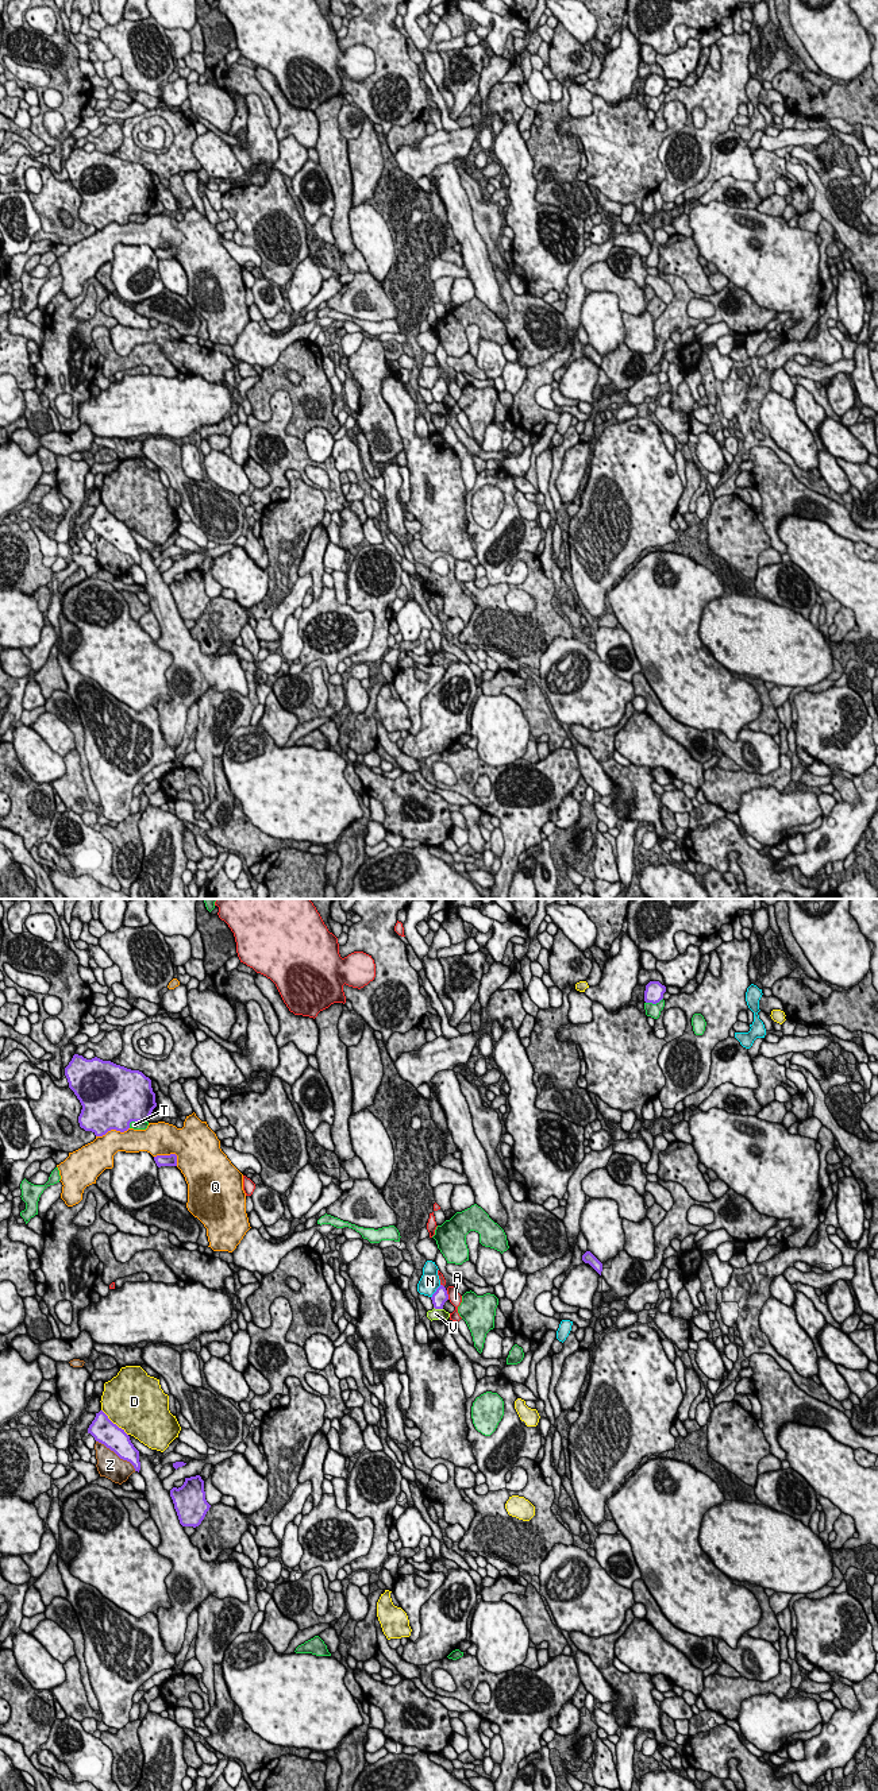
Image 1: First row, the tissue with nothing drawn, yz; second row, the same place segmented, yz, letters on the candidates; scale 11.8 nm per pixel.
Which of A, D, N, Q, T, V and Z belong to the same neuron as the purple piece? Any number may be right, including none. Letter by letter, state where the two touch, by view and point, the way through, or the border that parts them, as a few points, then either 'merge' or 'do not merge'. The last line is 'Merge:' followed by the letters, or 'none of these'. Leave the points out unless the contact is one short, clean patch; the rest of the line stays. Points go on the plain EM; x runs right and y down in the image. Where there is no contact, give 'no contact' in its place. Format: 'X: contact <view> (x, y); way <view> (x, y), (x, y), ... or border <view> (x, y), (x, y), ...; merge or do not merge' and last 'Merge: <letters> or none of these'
A: contact yz (447, 388); do not merge
D: contact yz (112, 516); do not merge
N: contact yz (435, 385); do not merge
Q: contact yz (112, 222); do not merge
T: contact yz (135, 213); do not merge
V: contact yz (438, 401); border yz (434, 400), (442, 402); do not merge
Z: contact yz (116, 547); do not merge
Merge: none of these

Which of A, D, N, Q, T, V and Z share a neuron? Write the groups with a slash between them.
A / D / N / Q / T / V / Z

